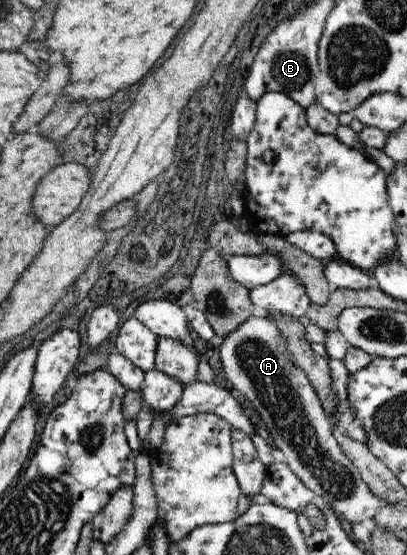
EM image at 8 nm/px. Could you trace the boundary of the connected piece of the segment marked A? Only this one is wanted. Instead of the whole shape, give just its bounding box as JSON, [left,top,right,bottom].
[218,315,382,525]

